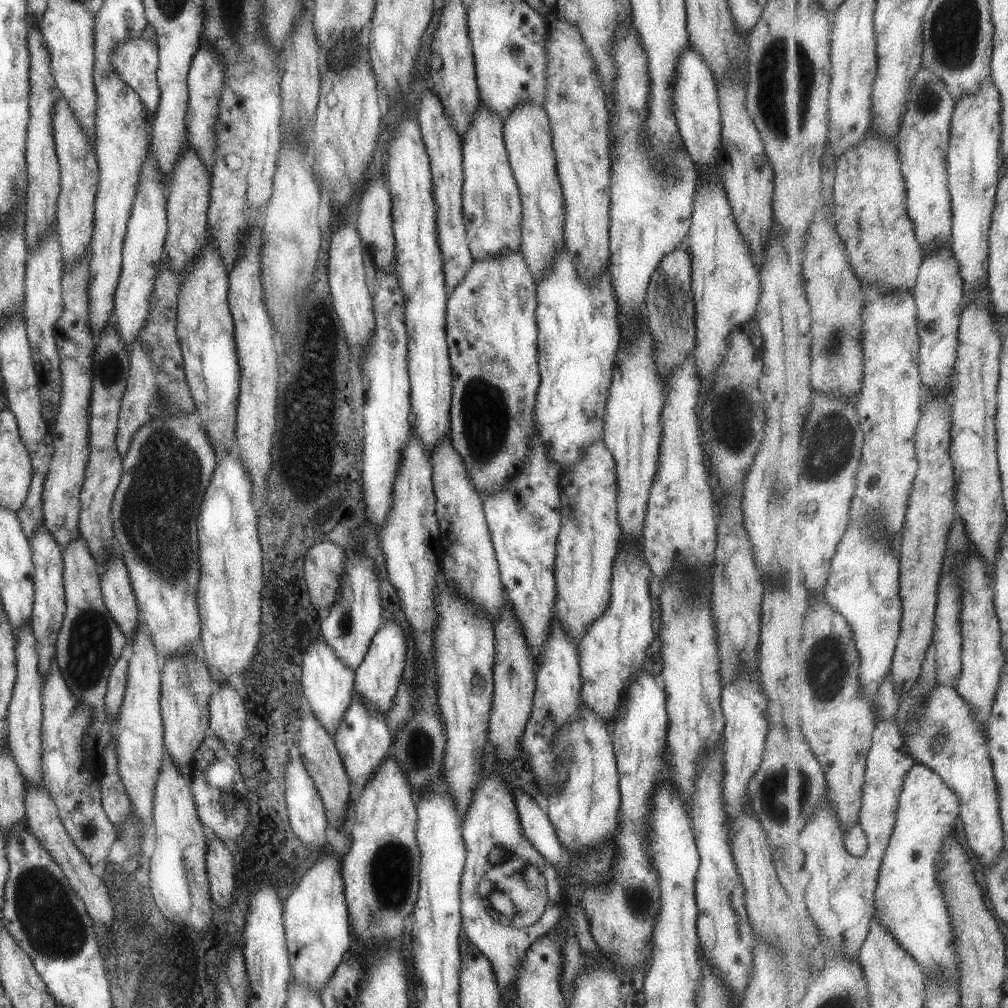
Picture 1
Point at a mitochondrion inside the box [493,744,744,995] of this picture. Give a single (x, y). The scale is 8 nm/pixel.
(638, 900)

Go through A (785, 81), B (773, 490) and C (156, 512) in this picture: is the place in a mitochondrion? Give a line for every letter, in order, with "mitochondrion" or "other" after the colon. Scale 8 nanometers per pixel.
A: mitochondrion
B: mitochondrion
C: mitochondrion

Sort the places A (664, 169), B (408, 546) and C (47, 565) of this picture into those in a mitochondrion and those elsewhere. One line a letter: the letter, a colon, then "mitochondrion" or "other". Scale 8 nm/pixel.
A: other
B: other
C: other

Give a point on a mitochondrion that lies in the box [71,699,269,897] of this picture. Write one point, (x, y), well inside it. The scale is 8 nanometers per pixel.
(88, 830)

